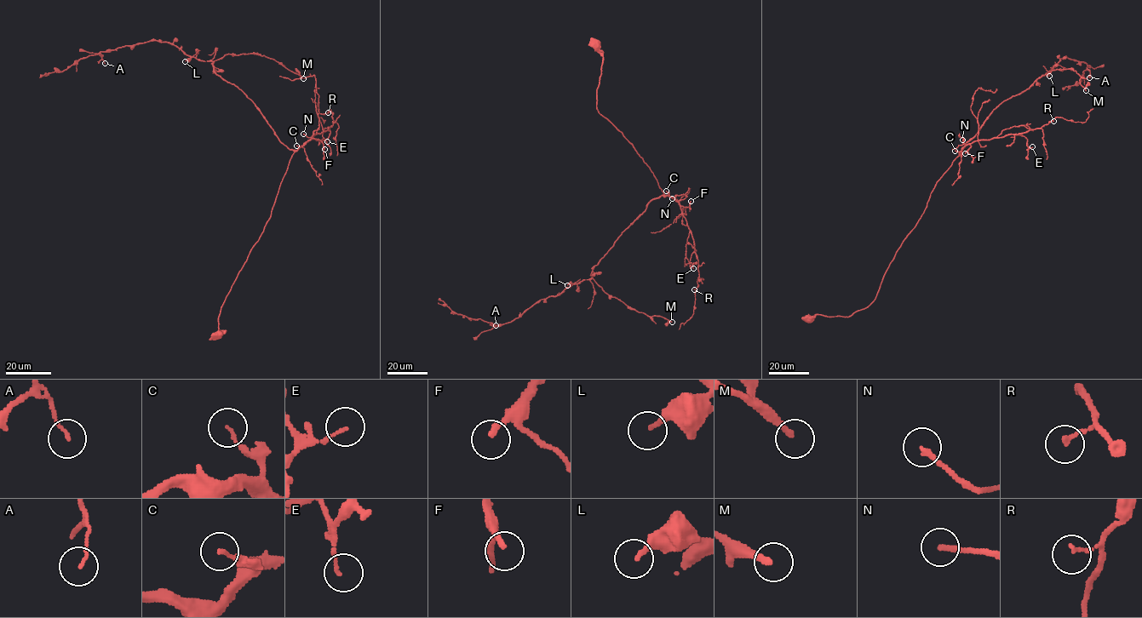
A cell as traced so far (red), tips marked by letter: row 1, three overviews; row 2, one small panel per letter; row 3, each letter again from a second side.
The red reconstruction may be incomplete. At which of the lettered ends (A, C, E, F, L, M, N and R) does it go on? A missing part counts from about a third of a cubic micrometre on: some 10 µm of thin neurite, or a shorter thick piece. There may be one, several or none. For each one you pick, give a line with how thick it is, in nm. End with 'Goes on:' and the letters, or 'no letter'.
M: Thickness 220 nm
Goes on: M

